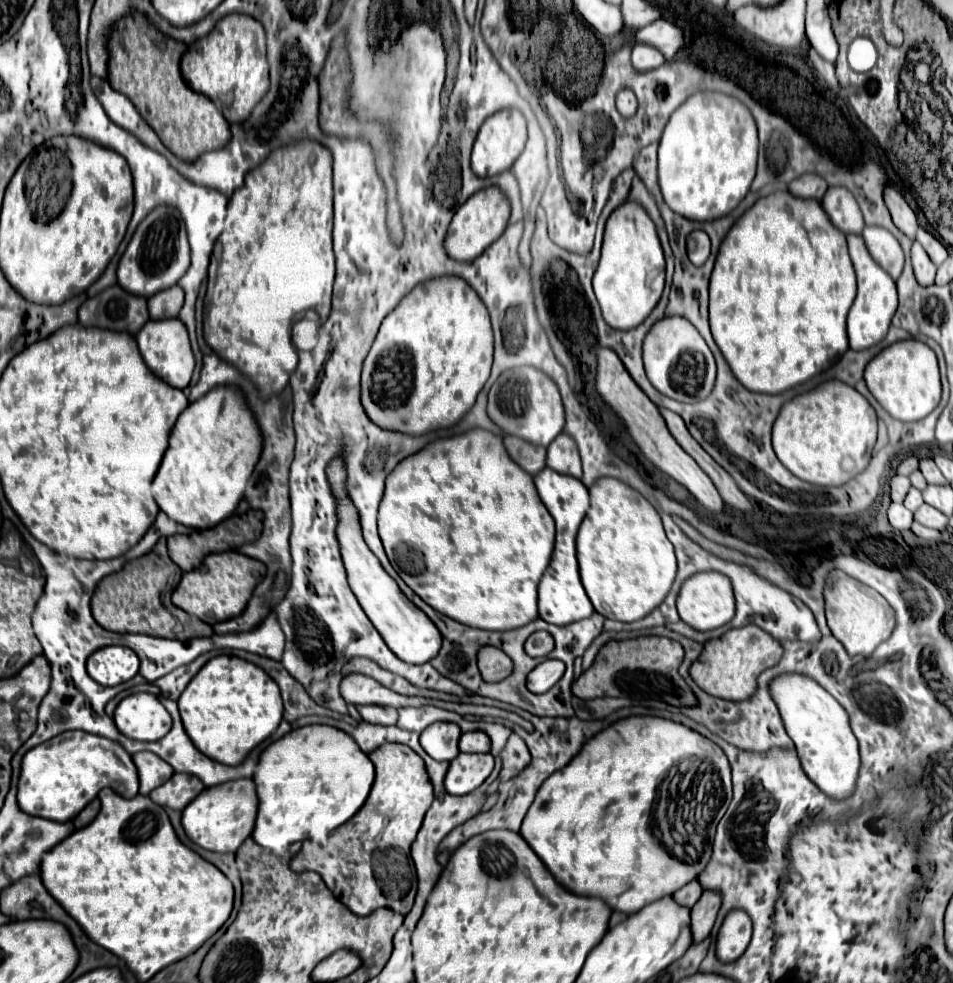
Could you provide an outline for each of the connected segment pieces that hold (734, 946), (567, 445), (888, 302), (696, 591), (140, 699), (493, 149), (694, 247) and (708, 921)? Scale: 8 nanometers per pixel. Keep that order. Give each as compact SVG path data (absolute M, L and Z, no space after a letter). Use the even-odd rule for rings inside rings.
M731 909L725 915L717 935L717 957L721 961L735 961L751 941L751 917L741 909Z
M565 433L557 435L557 439L547 447L547 467L551 467L557 473L581 479L583 471L577 443Z
M847 235L847 243L849 243L851 261L857 273L857 285L859 285L857 297L847 316L847 335L849 347L853 351L861 351L877 345L887 335L891 319L897 311L897 289L895 289L895 281L869 255L861 235Z
M703 571L703 573L691 575L681 585L681 591L677 597L677 611L681 619L697 631L709 631L729 623L735 615L735 597L733 597L733 587L729 577L717 571Z
M151 693L125 697L113 713L117 729L137 741L157 741L171 729L171 715Z
M501 109L495 115L487 117L485 123L481 125L475 145L473 145L473 155L471 155L471 167L479 177L493 177L503 171L507 171L519 153L523 151L527 141L527 127L525 127L525 117L517 109Z
M693 231L687 235L687 253L693 265L703 265L709 257L709 237L705 231Z
M703 891L699 901L691 907L691 931L695 943L703 941L711 933L719 907L721 907L719 891Z

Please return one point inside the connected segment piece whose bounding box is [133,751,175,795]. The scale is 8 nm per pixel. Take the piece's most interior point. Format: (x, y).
(153, 771)

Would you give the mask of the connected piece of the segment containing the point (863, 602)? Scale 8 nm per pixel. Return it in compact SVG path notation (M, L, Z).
M833 569L829 571L825 579L825 613L827 613L827 625L831 633L843 643L849 655L865 655L869 657L875 647L885 641L895 627L895 611L887 603L883 595L879 595L875 589L861 585L857 579L849 577L847 573Z

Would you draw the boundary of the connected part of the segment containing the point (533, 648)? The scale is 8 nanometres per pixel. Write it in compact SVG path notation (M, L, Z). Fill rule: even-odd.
M539 631L525 641L525 651L531 657L547 657L547 653L551 653L551 649L553 649L553 639L545 631ZM541 635L549 637L549 639L541 639Z

